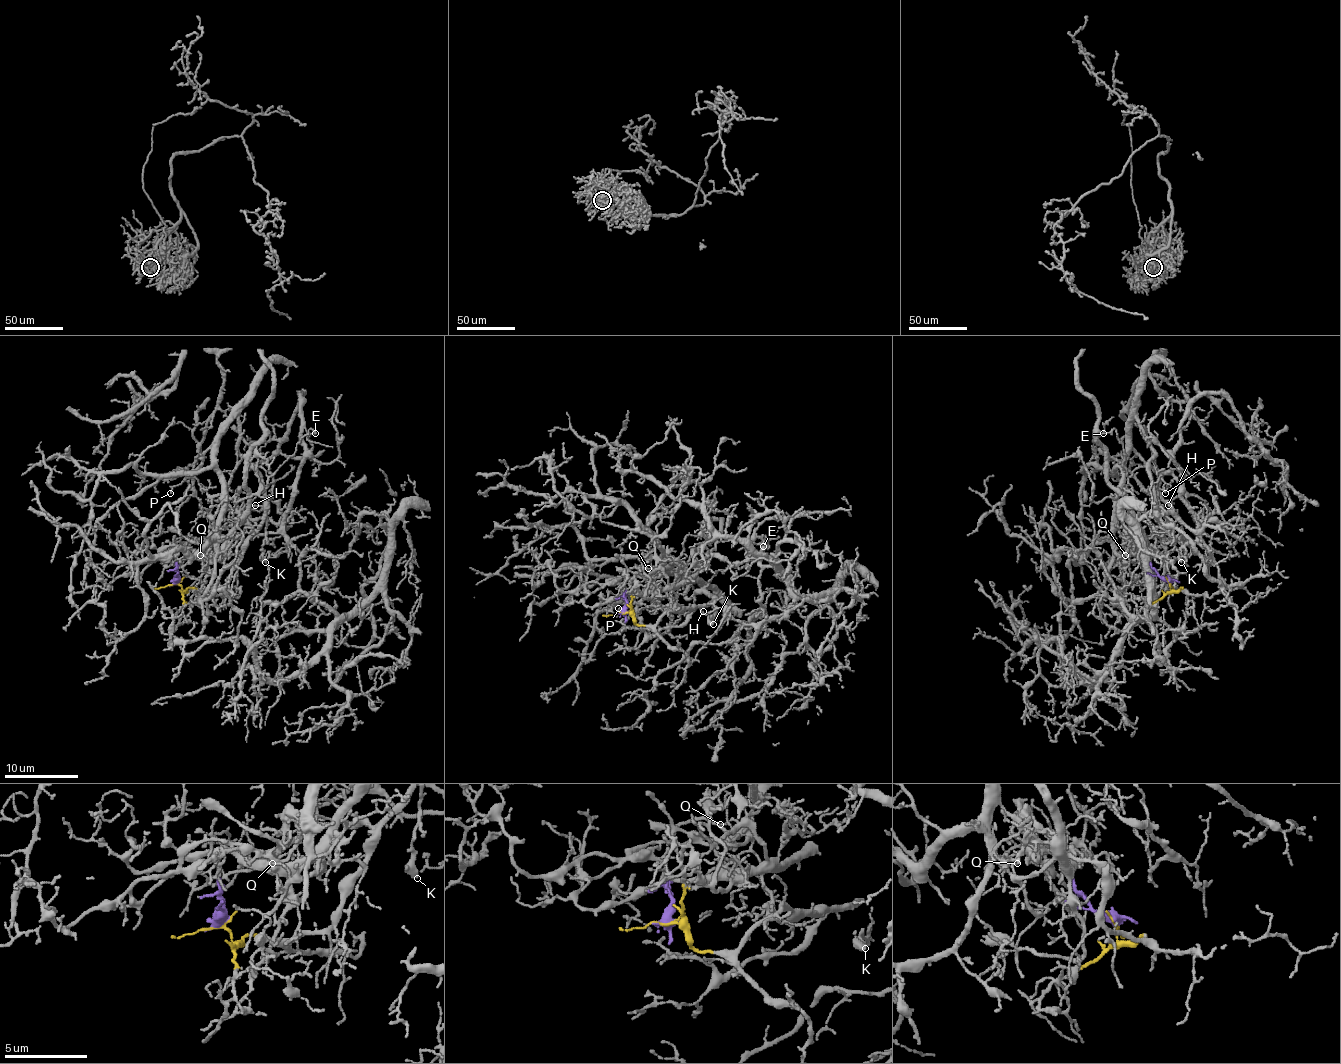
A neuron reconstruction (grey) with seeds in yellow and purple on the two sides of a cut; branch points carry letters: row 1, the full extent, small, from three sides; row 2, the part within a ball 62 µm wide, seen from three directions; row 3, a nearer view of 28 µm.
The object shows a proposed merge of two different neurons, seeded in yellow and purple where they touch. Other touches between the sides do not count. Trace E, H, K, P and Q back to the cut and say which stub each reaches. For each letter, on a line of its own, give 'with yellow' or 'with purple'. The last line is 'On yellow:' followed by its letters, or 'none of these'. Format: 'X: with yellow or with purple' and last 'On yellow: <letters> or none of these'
E: with yellow
H: with yellow
K: with yellow
P: with yellow
Q: with purple
On yellow: E, H, K, P

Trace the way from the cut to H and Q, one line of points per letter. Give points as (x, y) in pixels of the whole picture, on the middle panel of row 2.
H: (625, 612), (640, 625), (655, 625), (675, 607), (690, 609), (710, 603), (716, 609), (712, 614), (703, 611)
Q: (625, 612), (625, 592), (662, 590), (668, 585), (660, 570), (647, 568)

